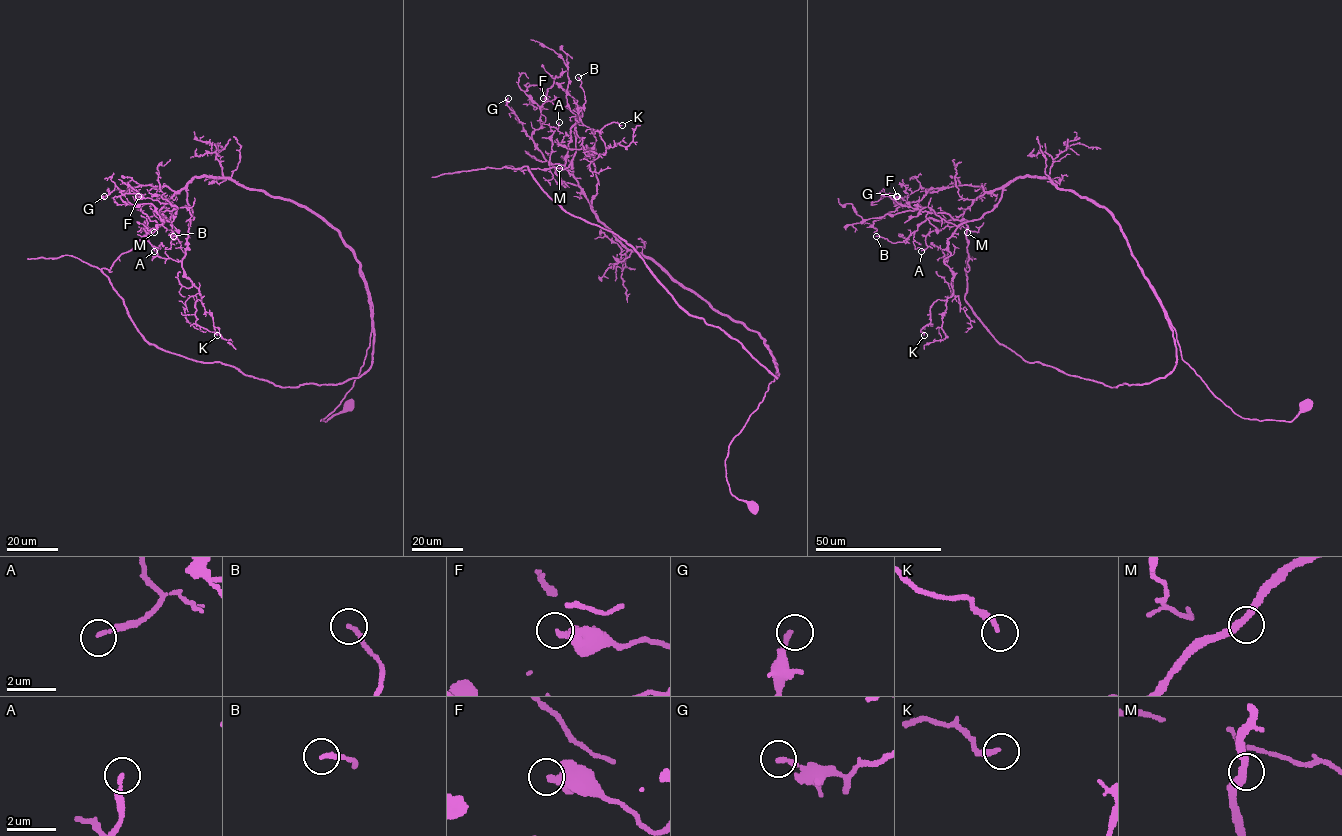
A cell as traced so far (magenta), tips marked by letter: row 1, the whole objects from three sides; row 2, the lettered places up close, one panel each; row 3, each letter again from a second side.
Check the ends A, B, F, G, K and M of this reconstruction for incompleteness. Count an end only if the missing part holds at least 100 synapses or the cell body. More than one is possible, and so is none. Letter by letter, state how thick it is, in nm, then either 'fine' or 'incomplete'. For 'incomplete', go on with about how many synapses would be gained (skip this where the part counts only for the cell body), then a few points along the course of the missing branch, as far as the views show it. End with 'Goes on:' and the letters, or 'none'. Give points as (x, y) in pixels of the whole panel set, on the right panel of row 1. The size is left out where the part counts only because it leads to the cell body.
A: 170 nm | fine
B: 180 nm | fine
F: 440 nm | fine
G: 190 nm | fine
K: 200 nm | fine
M: 280 nm | fine
Goes on: none

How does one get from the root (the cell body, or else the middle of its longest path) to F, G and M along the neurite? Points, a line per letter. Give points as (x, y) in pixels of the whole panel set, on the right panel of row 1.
F: (1305, 405), (1259, 421), (1219, 400), (1098, 203), (1020, 176), (955, 226), (897, 196)
G: (1305, 405), (1290, 421), (1259, 421), (1219, 400), (1182, 359), (1098, 203), (1029, 176), (896, 196)
M: (1305, 405), (1259, 421), (1219, 400), (1098, 203), (1020, 176), (957, 226), (916, 207), (967, 232)

